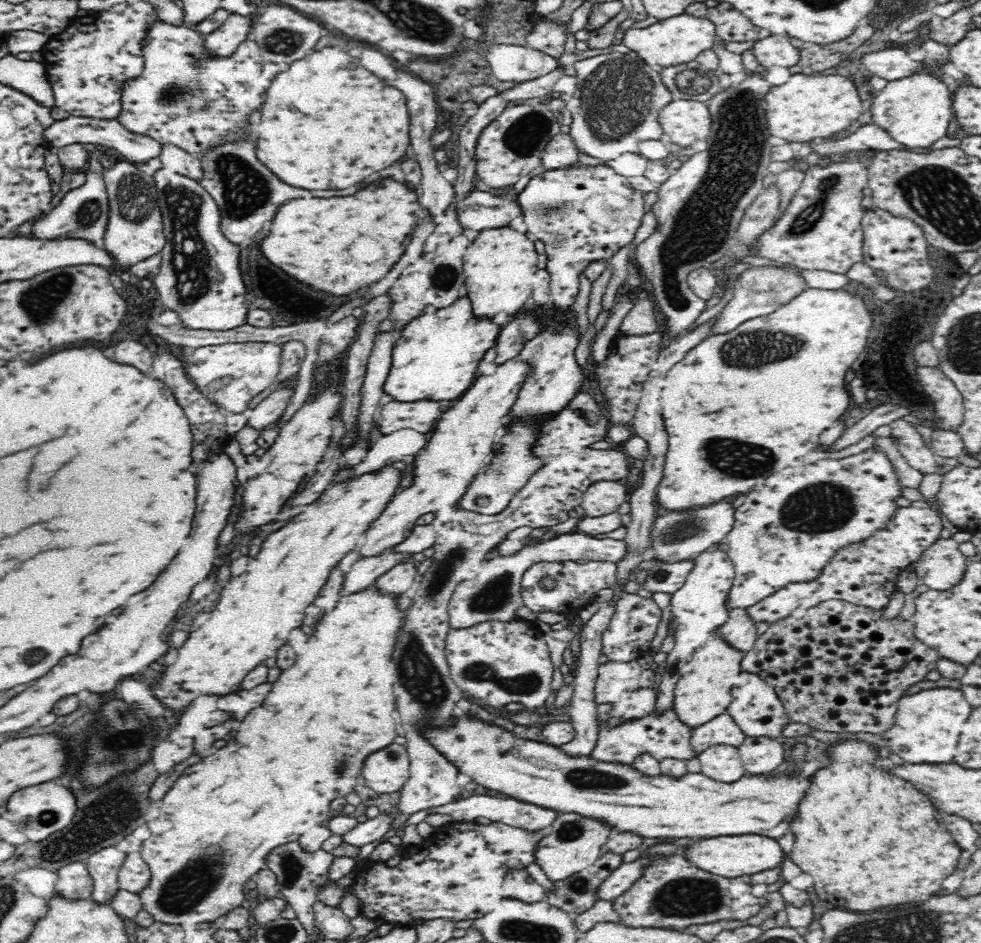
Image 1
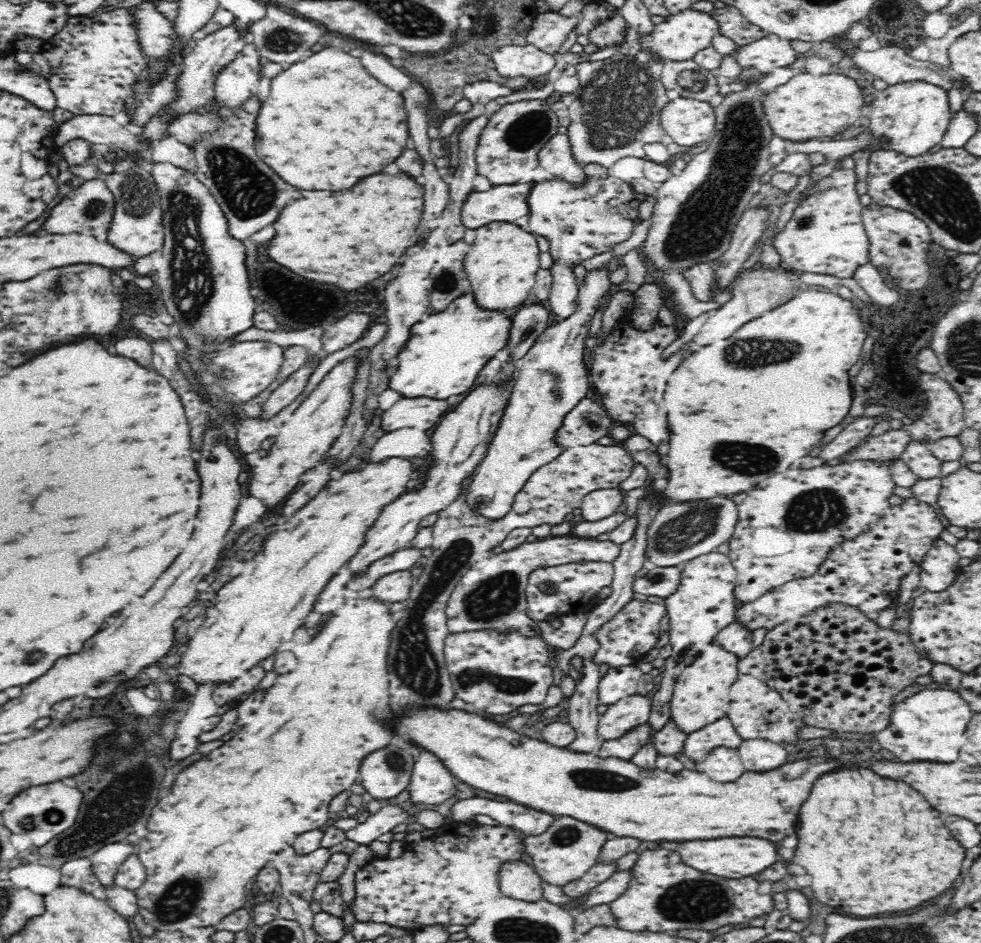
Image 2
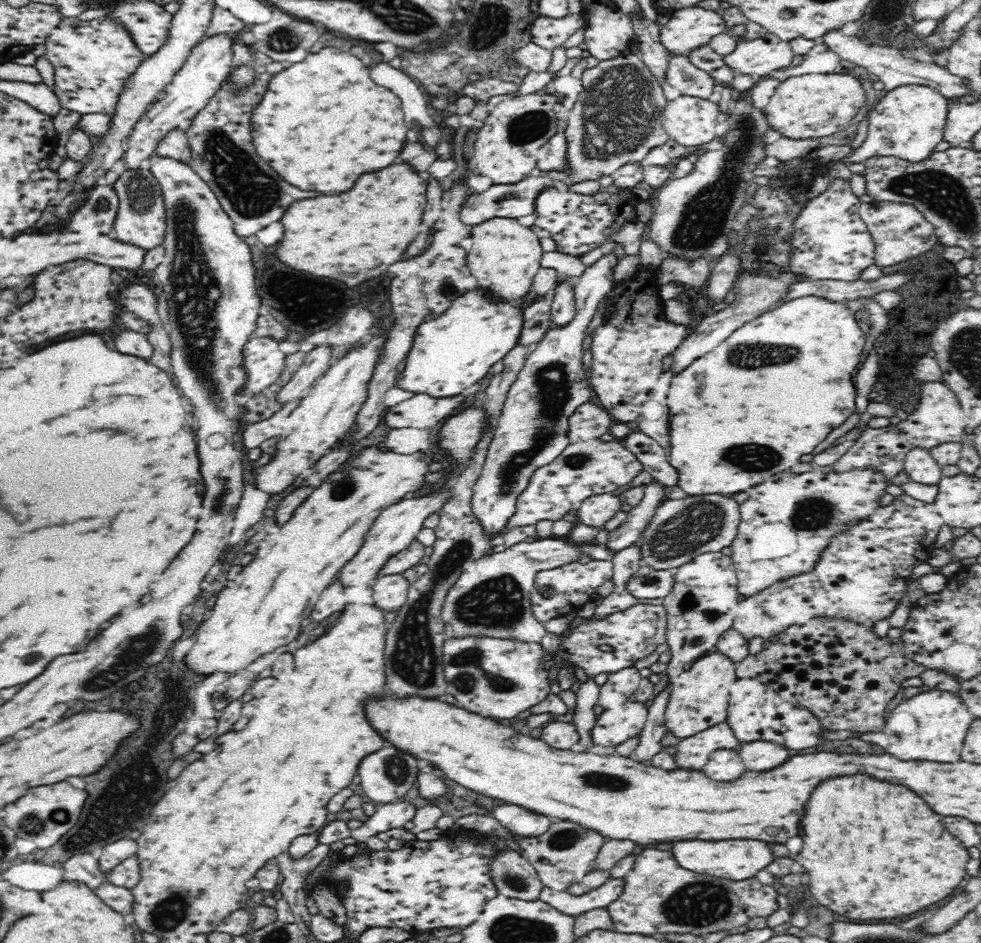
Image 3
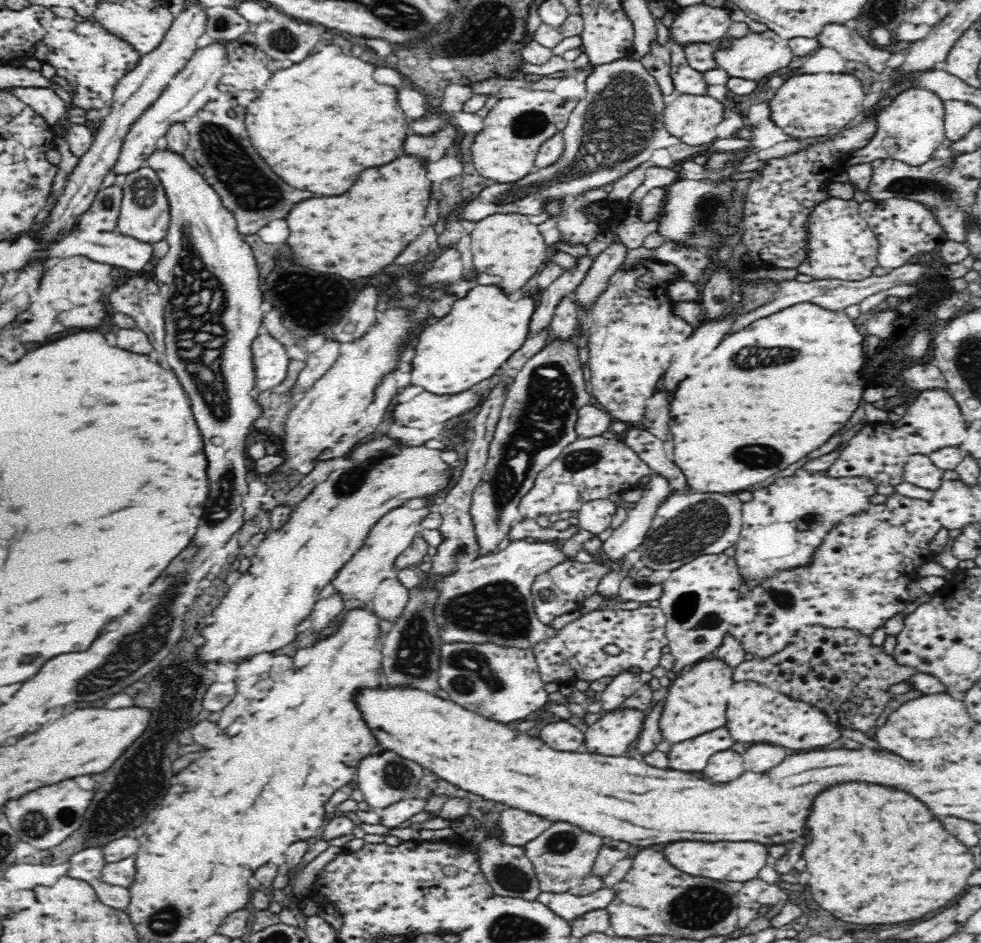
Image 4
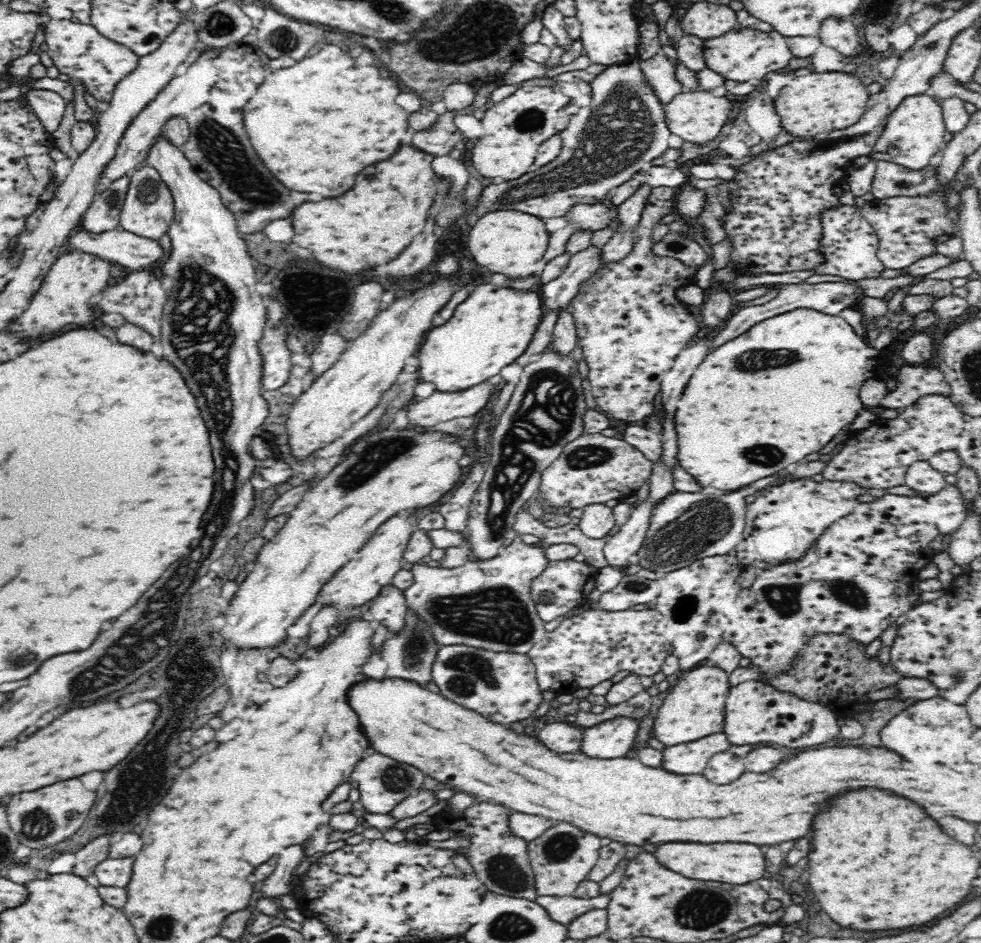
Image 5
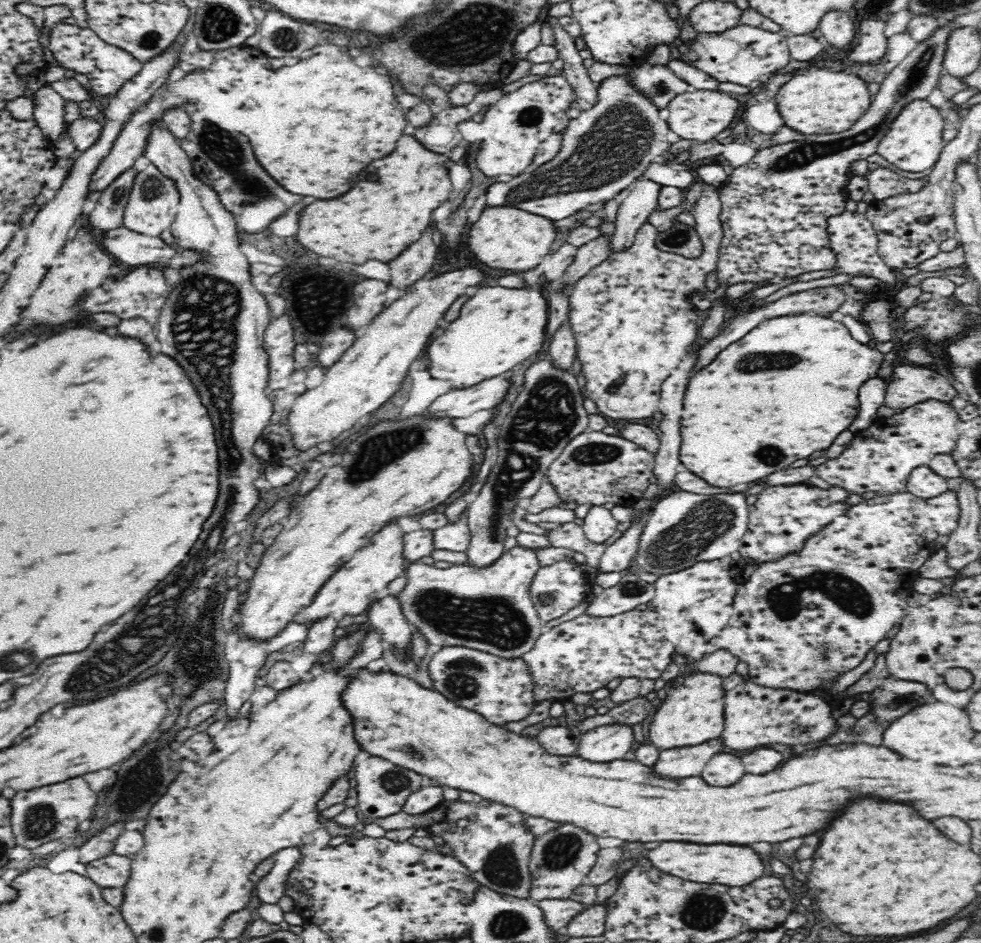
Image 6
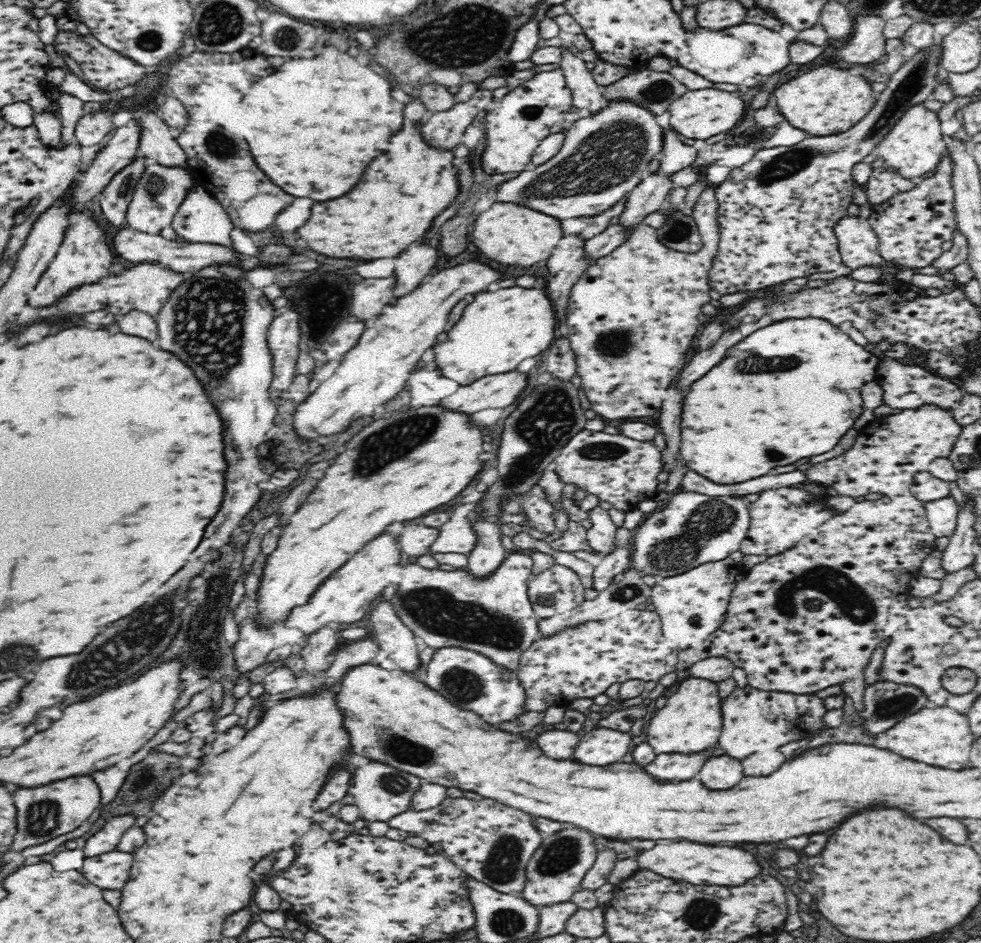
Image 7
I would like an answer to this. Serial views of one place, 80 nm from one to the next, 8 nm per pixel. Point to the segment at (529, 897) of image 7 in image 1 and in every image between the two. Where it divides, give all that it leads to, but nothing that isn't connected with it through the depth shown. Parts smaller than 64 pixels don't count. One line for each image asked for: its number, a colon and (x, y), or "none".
1: (573, 842)
2: (568, 848)
3: (563, 855)
4: (563, 855)
5: (561, 858)
6: (560, 859)

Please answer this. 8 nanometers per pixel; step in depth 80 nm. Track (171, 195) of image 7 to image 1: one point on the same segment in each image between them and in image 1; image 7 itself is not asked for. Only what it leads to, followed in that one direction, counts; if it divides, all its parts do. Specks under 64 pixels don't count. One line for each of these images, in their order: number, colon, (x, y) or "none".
1: (134, 232)
2: (137, 225)
3: (140, 221)
4: (144, 214)
5: (148, 210)
6: (152, 206)

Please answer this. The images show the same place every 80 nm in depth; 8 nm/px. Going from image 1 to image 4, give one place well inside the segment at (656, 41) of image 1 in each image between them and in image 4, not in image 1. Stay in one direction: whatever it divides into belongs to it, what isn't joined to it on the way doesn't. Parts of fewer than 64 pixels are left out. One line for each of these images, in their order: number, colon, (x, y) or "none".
2: (681, 36)
3: (687, 29)
4: (700, 23)

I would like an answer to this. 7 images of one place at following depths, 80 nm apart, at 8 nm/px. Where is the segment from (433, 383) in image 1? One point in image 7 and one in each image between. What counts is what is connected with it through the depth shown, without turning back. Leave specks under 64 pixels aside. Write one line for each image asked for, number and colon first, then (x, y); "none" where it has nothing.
2: (445, 352)
3: (451, 351)
4: (452, 353)
5: (489, 330)
6: (498, 327)
7: (499, 328)

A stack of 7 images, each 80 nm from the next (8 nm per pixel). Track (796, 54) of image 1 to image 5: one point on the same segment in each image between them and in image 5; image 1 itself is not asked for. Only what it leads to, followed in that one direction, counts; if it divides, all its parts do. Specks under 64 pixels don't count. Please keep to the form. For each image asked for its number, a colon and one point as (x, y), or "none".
2: (772, 51)
3: (760, 56)
4: (756, 55)
5: (748, 55)

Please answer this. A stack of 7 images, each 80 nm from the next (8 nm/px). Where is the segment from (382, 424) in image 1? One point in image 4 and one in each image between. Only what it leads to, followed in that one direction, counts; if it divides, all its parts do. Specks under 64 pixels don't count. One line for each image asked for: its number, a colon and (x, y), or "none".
2: (423, 413)
3: (421, 411)
4: (427, 409)

